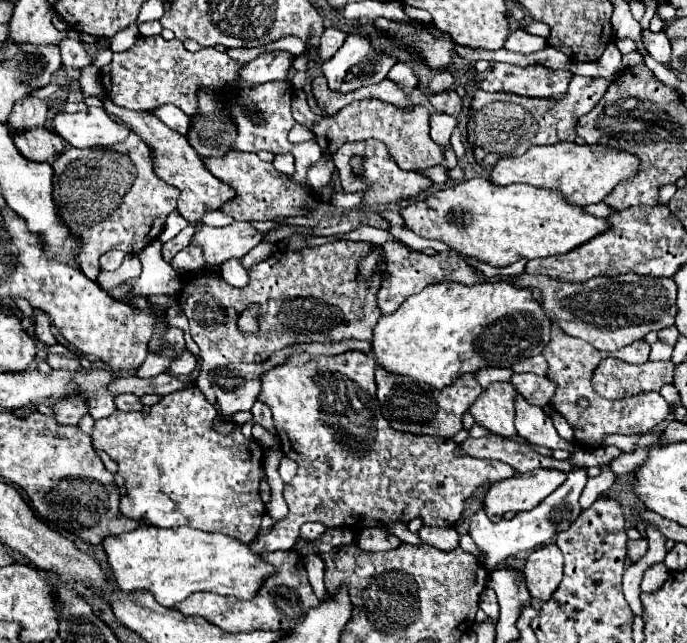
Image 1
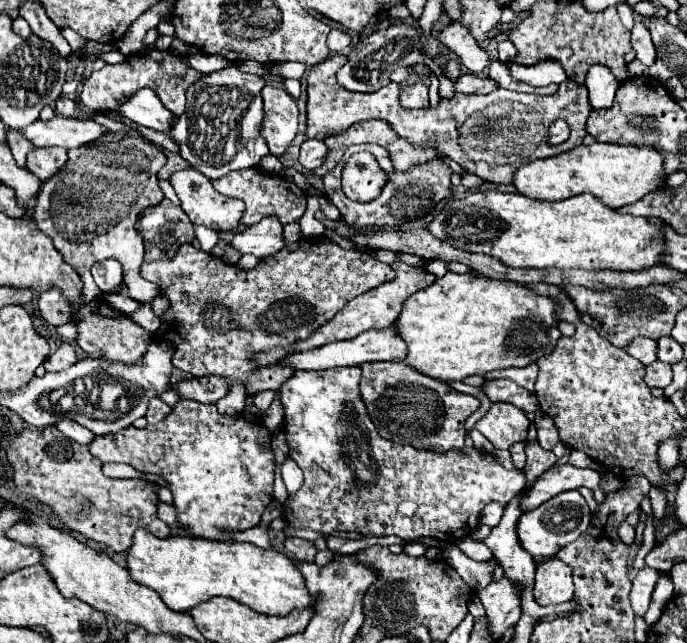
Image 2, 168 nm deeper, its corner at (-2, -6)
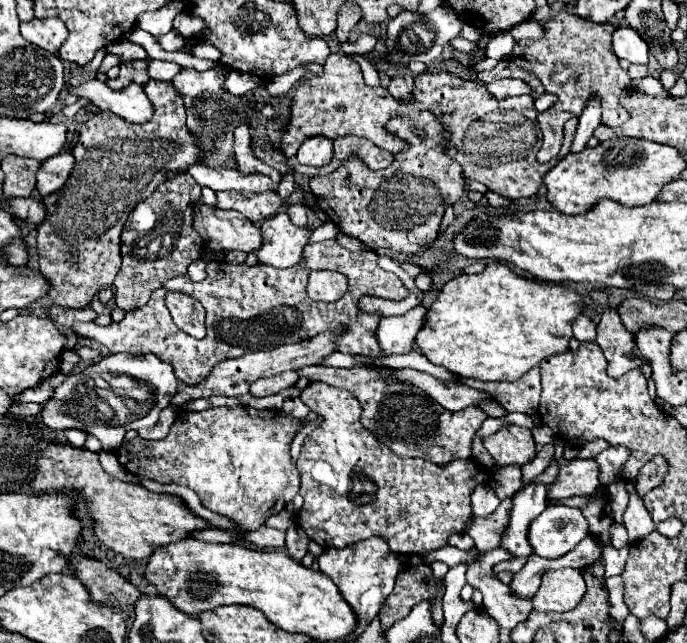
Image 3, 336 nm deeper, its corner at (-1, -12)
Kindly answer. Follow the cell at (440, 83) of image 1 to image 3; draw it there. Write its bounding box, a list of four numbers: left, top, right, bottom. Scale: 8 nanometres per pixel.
[487,80,531,98]

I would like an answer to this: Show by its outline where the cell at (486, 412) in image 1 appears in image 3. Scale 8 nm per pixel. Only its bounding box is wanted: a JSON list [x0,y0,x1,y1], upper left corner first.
[485,426,535,466]

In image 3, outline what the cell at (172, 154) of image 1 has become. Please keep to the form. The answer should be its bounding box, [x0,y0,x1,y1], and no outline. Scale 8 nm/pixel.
[193,200,263,254]

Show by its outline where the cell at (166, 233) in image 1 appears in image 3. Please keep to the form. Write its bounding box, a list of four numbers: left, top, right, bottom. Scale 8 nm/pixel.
[188,259,206,281]

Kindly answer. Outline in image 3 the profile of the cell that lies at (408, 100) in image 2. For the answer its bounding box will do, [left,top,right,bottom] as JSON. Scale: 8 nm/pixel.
[387,76,413,100]

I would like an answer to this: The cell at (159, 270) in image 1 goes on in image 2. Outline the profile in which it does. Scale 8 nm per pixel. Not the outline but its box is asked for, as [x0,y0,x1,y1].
[104,294,140,314]

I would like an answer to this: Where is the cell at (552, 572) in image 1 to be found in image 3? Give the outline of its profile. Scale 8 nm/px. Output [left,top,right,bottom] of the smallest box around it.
[533,570,585,612]

